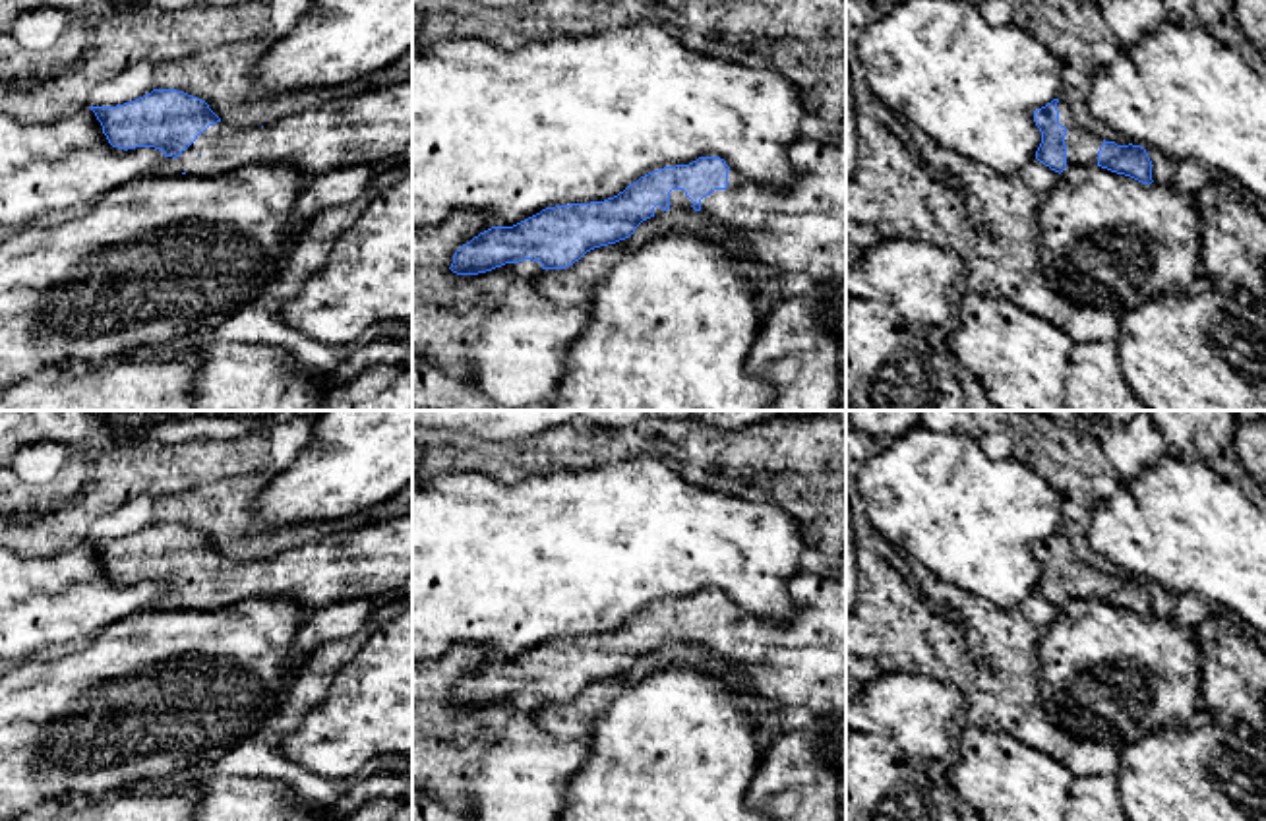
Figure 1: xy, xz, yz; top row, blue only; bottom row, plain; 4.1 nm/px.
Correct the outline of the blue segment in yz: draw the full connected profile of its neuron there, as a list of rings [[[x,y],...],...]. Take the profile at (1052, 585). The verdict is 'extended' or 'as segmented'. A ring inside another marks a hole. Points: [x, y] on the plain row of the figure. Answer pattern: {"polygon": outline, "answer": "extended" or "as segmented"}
{"polygon": [[[1059,531],[1034,544],[1041,565],[1036,593],[1055,606],[1076,598],[1098,598],[1117,608],[1152,618],[1152,594],[1140,579],[1117,579],[1082,562],[1067,536]]], "answer": "extended"}

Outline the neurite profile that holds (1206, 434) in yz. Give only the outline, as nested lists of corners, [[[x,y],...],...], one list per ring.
[[[1146,410],[1167,443],[1183,457],[1212,461],[1231,451],[1235,410]]]

